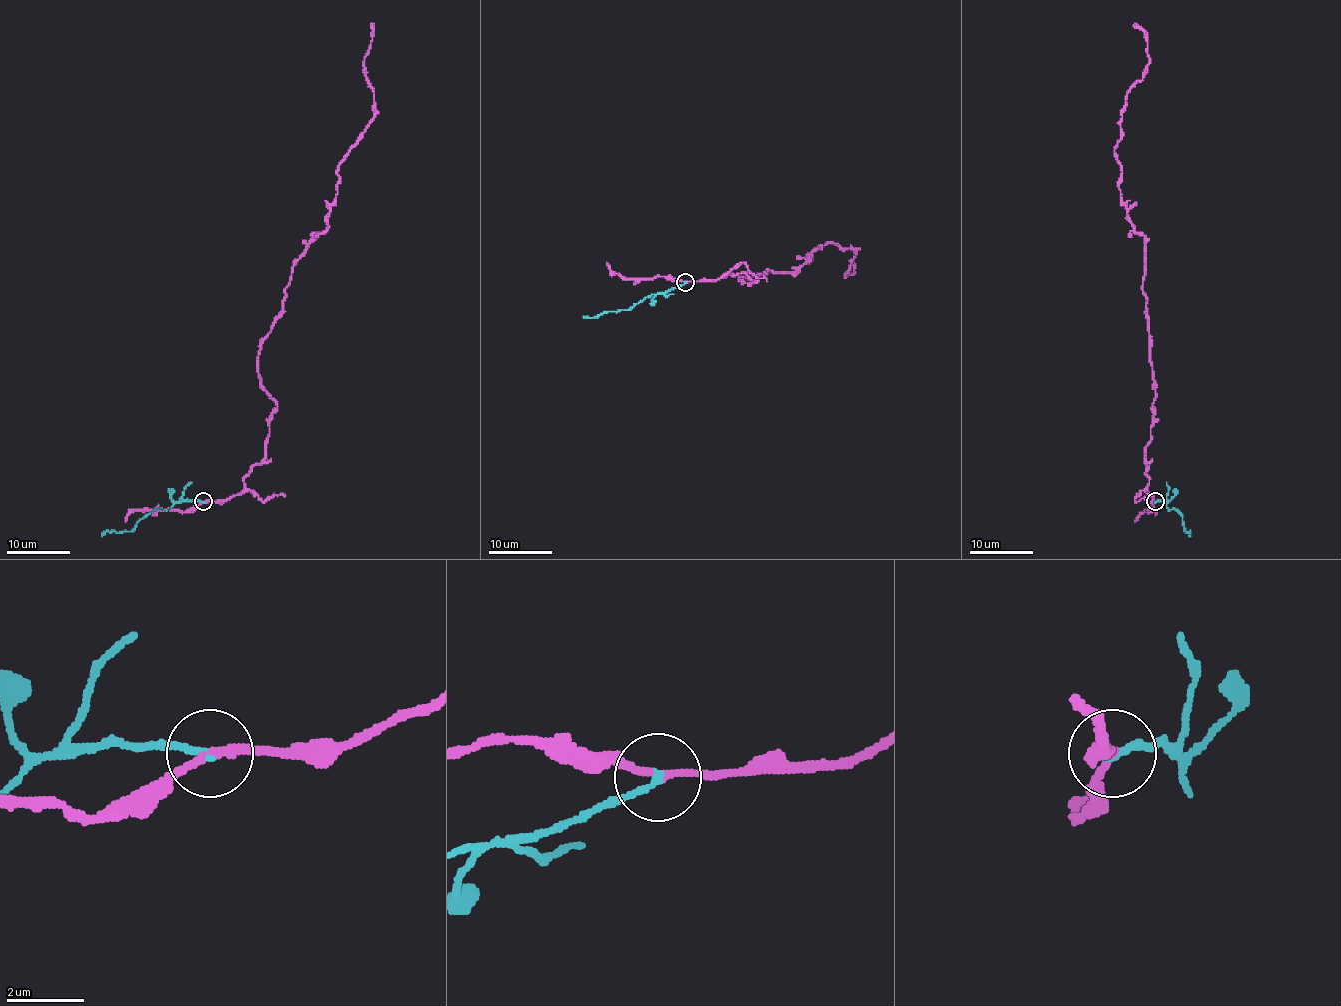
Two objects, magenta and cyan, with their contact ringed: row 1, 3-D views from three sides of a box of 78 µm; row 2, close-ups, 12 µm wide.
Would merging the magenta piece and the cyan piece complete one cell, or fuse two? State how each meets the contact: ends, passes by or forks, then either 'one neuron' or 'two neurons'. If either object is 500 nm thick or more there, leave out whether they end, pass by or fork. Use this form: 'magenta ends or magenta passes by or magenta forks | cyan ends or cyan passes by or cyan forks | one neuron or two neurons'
magenta passes by | cyan ends | two neurons

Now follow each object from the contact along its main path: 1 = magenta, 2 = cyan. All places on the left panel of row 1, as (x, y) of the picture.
1: (203, 501), (238, 495), (264, 457), (277, 403), (260, 341), (374, 116), (370, 25)
2: (203, 501), (176, 501), (168, 509), (157, 509), (143, 517), (130, 531), (105, 531), (101, 536)

